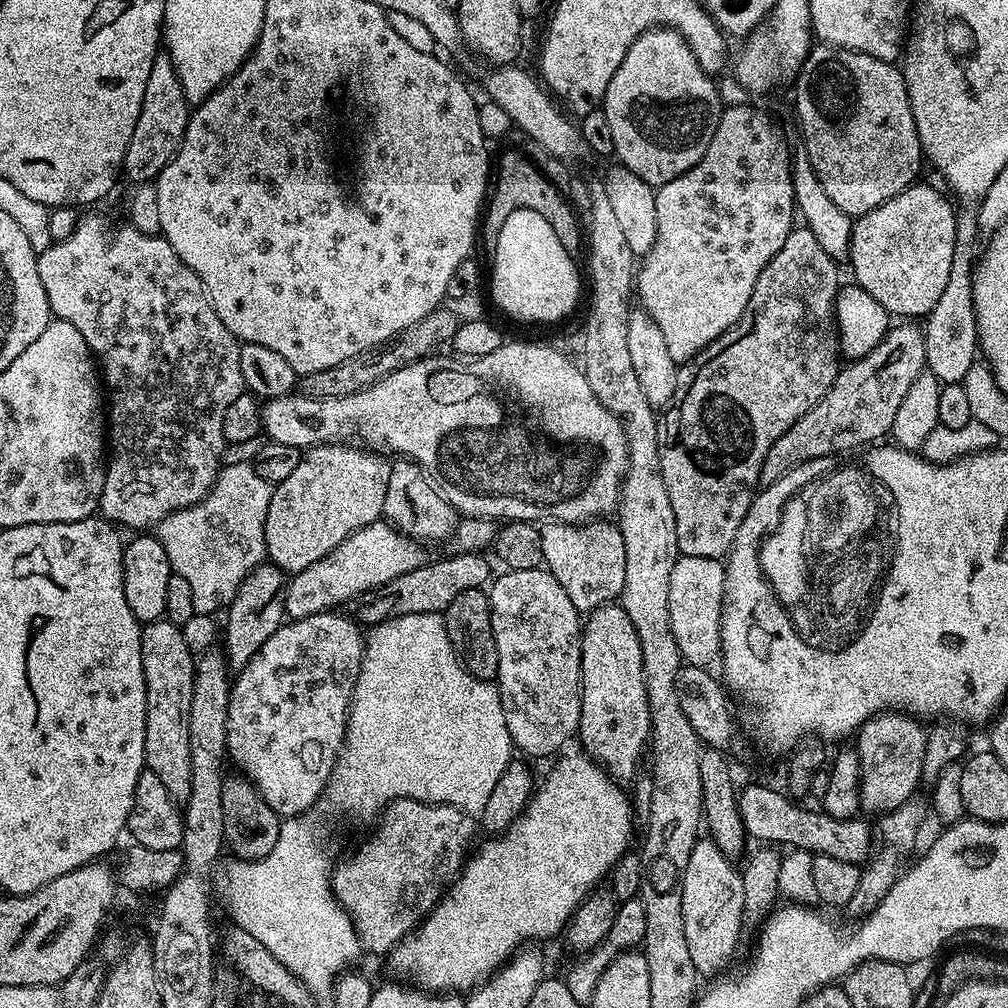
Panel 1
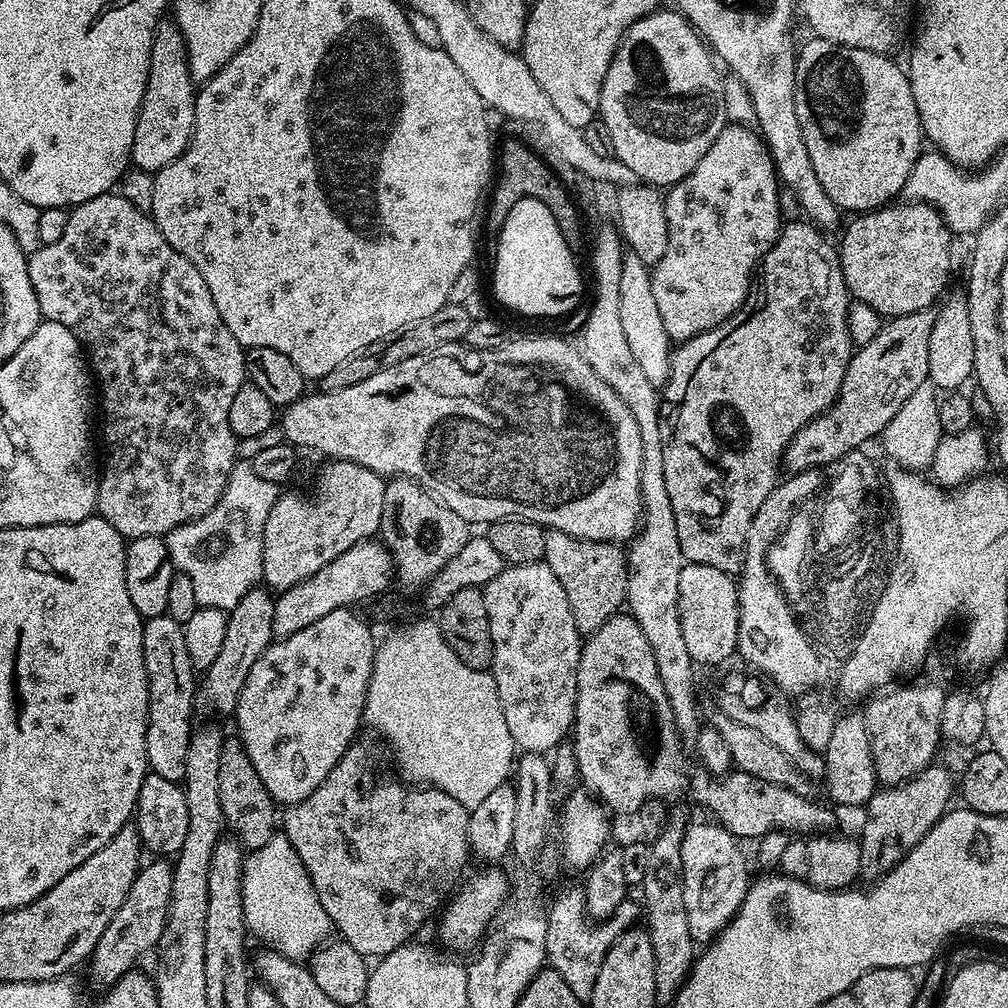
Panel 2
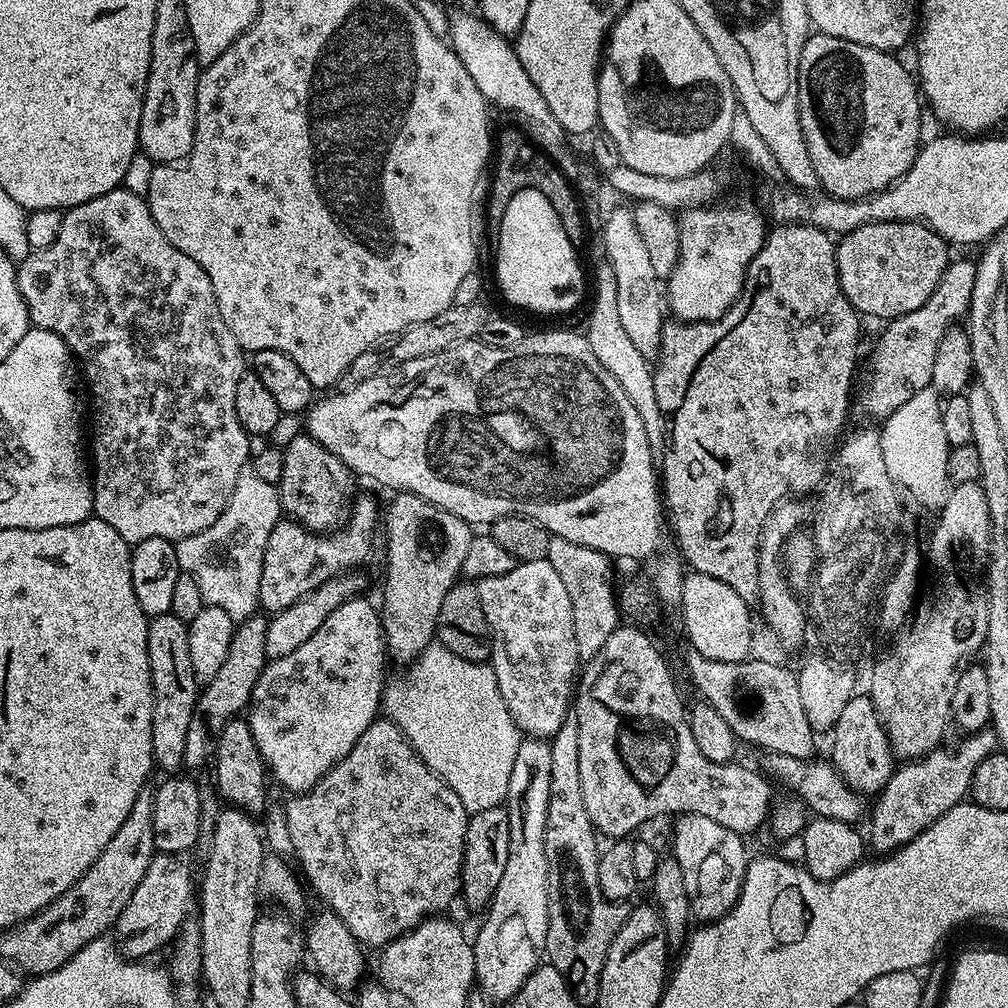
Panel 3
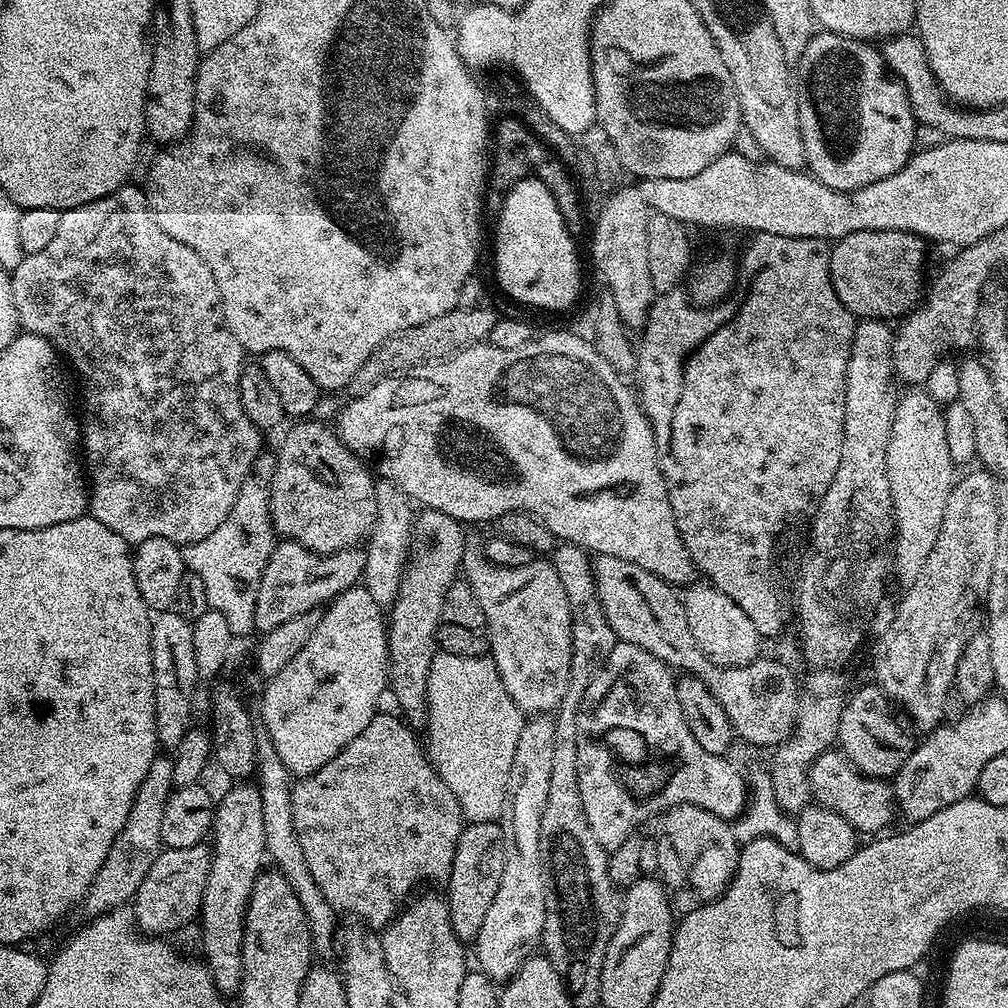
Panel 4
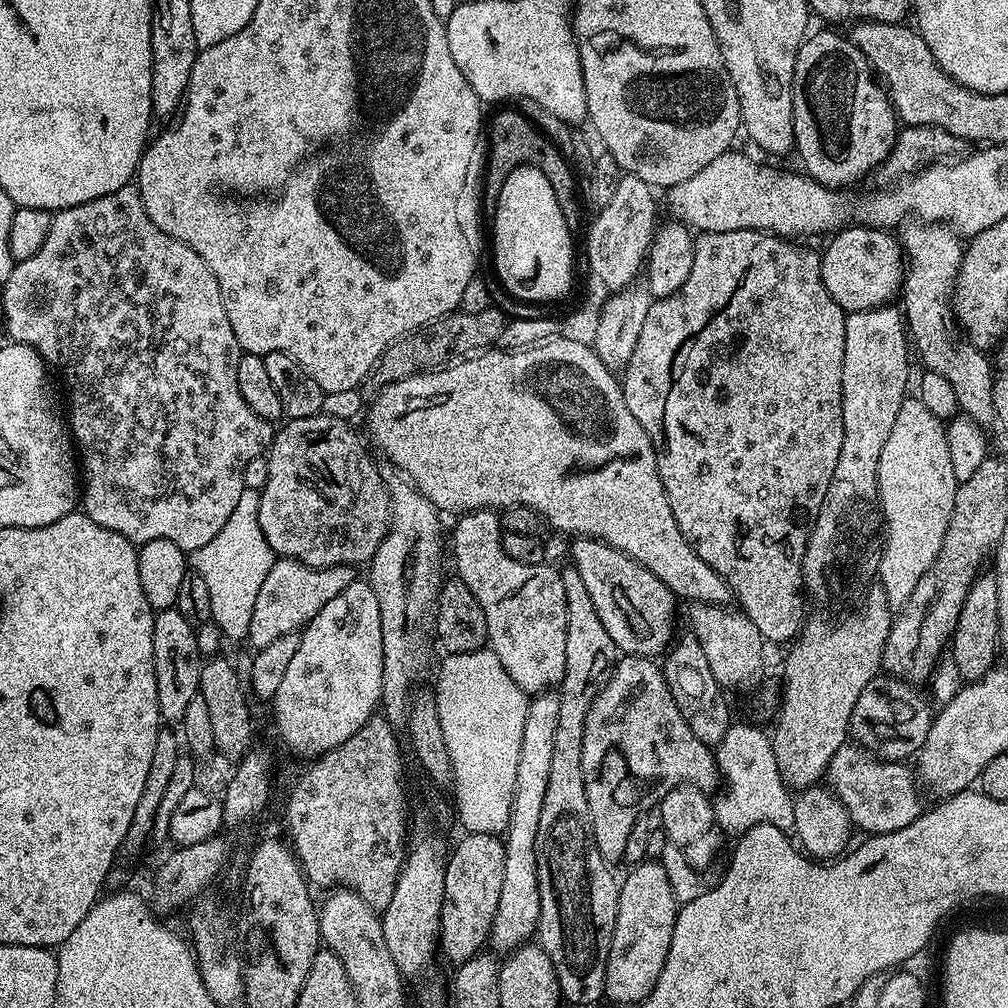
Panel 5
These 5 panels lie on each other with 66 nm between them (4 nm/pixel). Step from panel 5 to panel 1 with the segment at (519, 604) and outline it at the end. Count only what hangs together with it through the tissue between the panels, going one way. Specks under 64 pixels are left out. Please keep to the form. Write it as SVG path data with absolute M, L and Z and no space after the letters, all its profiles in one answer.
M543 567L508 570L504 574L500 577L497 575L491 581L487 594L494 642L498 646L498 674L494 683L500 689L502 714L506 714L506 730L513 745L519 751L521 748L525 757L548 756L556 751L559 753L559 748L580 731L582 616L576 611L574 602L570 602L570 594L566 594L552 573Z

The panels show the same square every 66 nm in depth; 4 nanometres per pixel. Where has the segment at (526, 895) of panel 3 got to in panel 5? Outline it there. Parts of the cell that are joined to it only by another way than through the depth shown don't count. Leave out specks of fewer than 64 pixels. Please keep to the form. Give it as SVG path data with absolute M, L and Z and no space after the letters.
M549 690L533 695L526 710L526 726L522 726L522 750L518 753L518 774L514 777L514 798L510 802L510 822L502 833L506 850L506 870L502 870L502 895L498 897L498 914L494 914L490 948L493 953L507 954L522 944L529 943L537 935L540 922L540 895L538 894L538 858L536 835L538 818L542 814L542 802L546 782L550 780L550 761L554 758L554 734L558 730L559 691Z

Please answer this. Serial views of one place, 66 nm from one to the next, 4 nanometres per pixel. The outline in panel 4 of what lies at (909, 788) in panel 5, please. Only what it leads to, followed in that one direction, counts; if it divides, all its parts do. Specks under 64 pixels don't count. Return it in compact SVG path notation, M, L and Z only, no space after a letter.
M829 750L818 754L818 758L814 758L814 762L808 771L810 778L810 790L812 791L812 799L817 804L821 804L824 808L834 810L834 814L842 814L842 818L846 818L846 822L850 822L850 826L854 826L857 833L872 832L868 834L880 834L885 831L884 828L892 820L892 815L897 815L896 794L893 785L887 779L878 776L864 776L861 772L850 763L839 750Z

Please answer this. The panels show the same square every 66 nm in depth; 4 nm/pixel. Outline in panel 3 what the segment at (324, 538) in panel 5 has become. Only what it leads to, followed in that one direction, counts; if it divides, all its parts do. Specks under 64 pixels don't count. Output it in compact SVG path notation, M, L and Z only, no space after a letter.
M301 434L283 449L280 507L285 517L307 528L309 532L328 534L341 527L353 499L353 473L326 446L319 444L314 437Z

